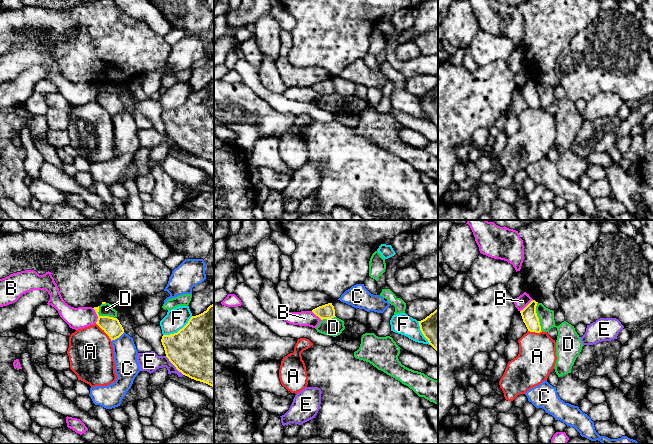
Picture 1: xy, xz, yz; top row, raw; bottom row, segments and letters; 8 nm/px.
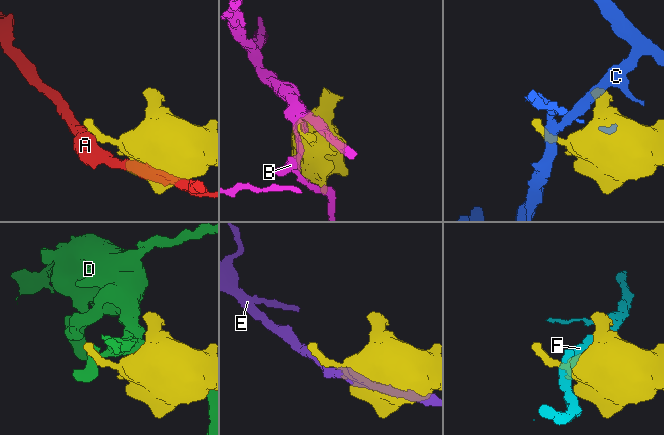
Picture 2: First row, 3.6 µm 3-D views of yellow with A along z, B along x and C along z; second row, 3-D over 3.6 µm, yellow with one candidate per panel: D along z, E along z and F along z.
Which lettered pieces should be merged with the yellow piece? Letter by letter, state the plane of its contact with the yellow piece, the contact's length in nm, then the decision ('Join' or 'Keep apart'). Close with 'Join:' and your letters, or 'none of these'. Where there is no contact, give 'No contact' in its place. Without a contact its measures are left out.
A: Touches yellow in xy. Shared border 200 nm. Keep apart
B: Touches yellow in xy. Shared border 130 nm. Keep apart
C: Touches yellow in xy. Shared border 130 nm. Keep apart
D: Touches yellow in yz. Shared border 240 nm. Keep apart
E: Touches yellow in xy. Shared border 220 nm. Keep apart
F: Touches yellow in xy. Shared border 280 nm. Keep apart
Join: none of these

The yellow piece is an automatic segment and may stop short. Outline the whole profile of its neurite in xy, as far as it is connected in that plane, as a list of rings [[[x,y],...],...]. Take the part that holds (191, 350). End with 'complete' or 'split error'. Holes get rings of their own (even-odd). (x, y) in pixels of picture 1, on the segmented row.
[[[214,304],[203,313],[192,316],[177,333],[161,339],[166,357],[183,375],[214,387]]] | complete

